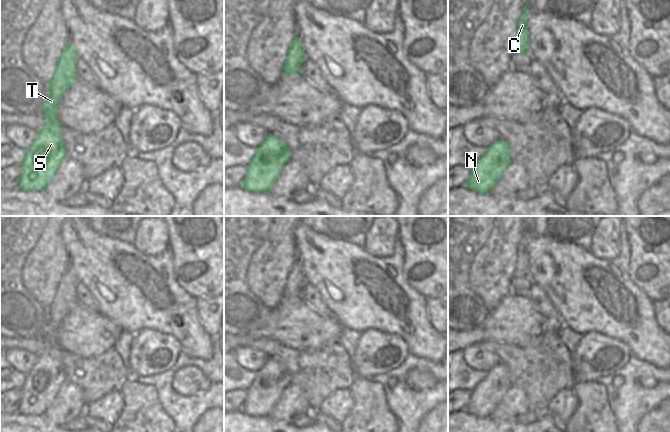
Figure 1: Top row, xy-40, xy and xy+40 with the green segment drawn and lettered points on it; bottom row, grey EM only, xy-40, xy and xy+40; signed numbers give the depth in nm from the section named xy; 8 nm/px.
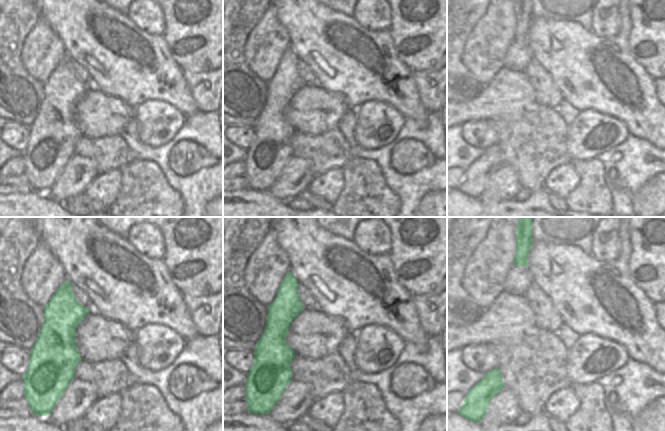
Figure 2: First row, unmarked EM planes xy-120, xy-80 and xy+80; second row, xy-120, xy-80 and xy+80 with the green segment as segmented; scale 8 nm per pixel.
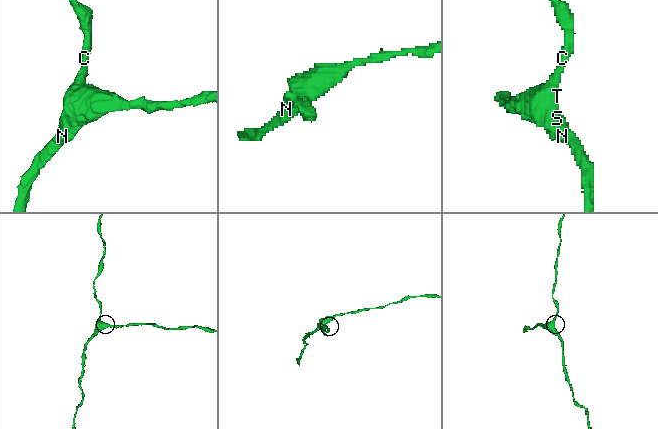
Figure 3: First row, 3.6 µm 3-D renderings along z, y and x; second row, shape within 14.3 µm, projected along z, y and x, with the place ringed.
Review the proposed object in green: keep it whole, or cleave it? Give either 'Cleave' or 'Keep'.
Keep.

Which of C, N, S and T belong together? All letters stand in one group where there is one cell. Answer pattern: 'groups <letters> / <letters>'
groups C N S T

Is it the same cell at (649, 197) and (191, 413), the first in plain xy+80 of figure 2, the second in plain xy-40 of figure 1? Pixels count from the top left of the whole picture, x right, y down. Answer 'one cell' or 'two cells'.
two cells

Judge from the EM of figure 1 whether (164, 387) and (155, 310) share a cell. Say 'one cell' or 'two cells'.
two cells

